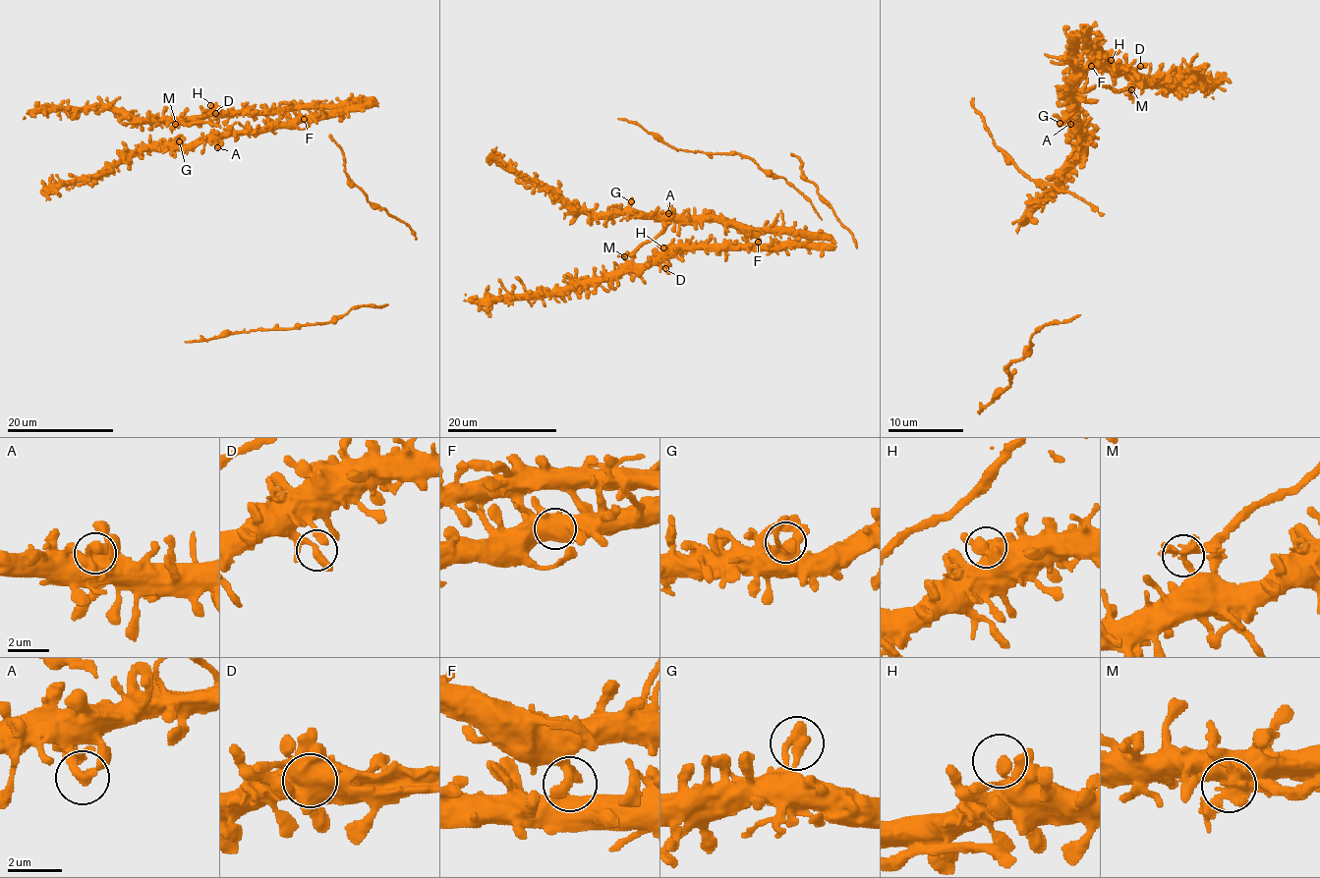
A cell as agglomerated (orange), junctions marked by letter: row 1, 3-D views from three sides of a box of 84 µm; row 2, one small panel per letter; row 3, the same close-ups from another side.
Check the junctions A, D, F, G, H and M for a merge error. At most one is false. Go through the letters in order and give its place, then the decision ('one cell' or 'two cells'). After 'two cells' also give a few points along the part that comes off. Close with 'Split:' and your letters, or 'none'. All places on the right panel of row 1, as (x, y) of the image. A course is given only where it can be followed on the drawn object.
A: (1070, 124) | one cell
D: (1140, 66) | one cell
F: (1091, 66) | one cell
G: (1060, 123) | one cell
H: (1111, 60) | one cell
M: (1131, 89) | two cells | (1132, 89), (1092, 85), (1073, 95)
Split: M

